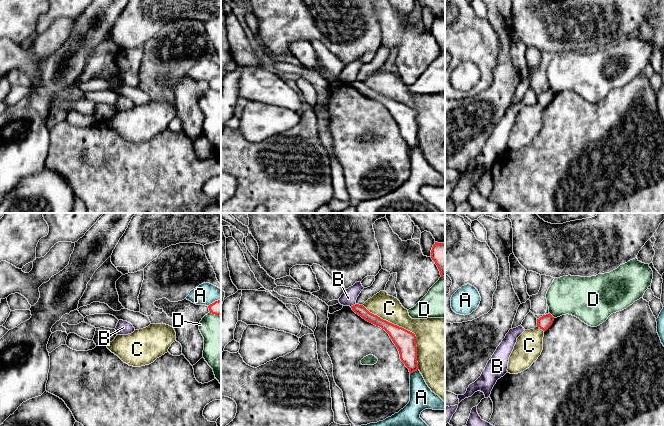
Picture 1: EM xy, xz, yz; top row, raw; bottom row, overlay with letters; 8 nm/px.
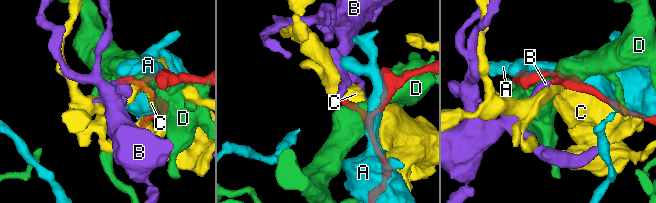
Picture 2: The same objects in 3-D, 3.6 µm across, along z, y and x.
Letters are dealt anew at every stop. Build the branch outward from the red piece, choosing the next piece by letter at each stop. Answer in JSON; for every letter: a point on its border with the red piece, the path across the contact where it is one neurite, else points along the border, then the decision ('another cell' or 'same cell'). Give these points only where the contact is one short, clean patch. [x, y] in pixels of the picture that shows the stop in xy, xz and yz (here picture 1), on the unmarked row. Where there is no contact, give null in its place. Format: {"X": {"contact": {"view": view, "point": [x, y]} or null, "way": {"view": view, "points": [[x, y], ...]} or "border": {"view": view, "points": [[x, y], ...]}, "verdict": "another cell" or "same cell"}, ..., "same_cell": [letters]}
{"A": {"contact": {"view": "xz", "point": [413, 147]}, "verdict": "another cell"}, "B": {"contact": {"view": "xz", "point": [353, 81]}, "border": {"view": "xz", "points": [[355, 79], [350, 82]]}, "verdict": "another cell"}, "C": {"contact": {"view": "xz", "point": [405, 105]}, "verdict": "another cell"}, "D": {"contact": {"view": "yz", "point": [551, 91]}, "verdict": "another cell"}, "same_cell": []}

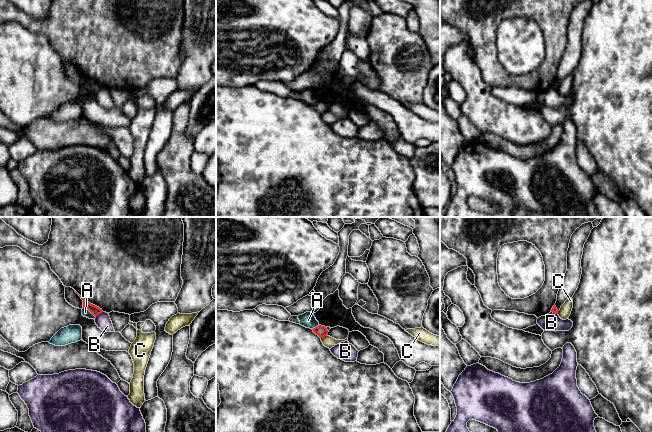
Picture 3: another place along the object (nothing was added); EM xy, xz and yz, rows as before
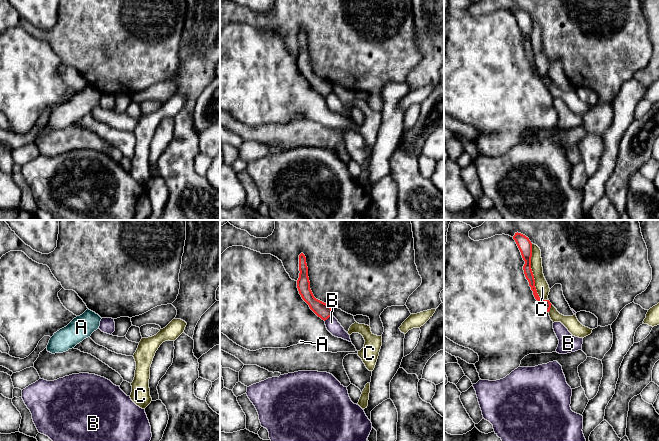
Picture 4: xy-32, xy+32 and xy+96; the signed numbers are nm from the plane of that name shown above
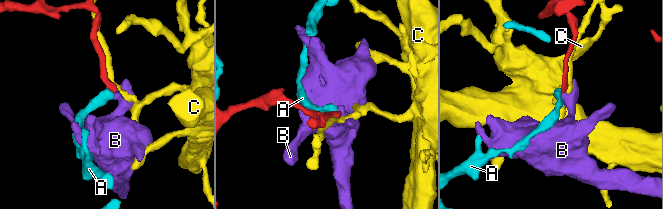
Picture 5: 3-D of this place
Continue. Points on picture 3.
{"A": {"contact": {"view": "xy", "point": [89, 86]}, "border": {"view": "xy", "points": [[83, 83], [95, 93]]}, "verdict": "another cell"}, "B": {"contact": {"view": "xy", "point": [98, 90]}, "border": {"view": "xy", "points": [[102, 87], [95, 92]]}, "verdict": "another cell"}, "C": {"contact": {"view": "xz", "point": [324, 112]}, "verdict": "another cell"}, "same_cell": []}

